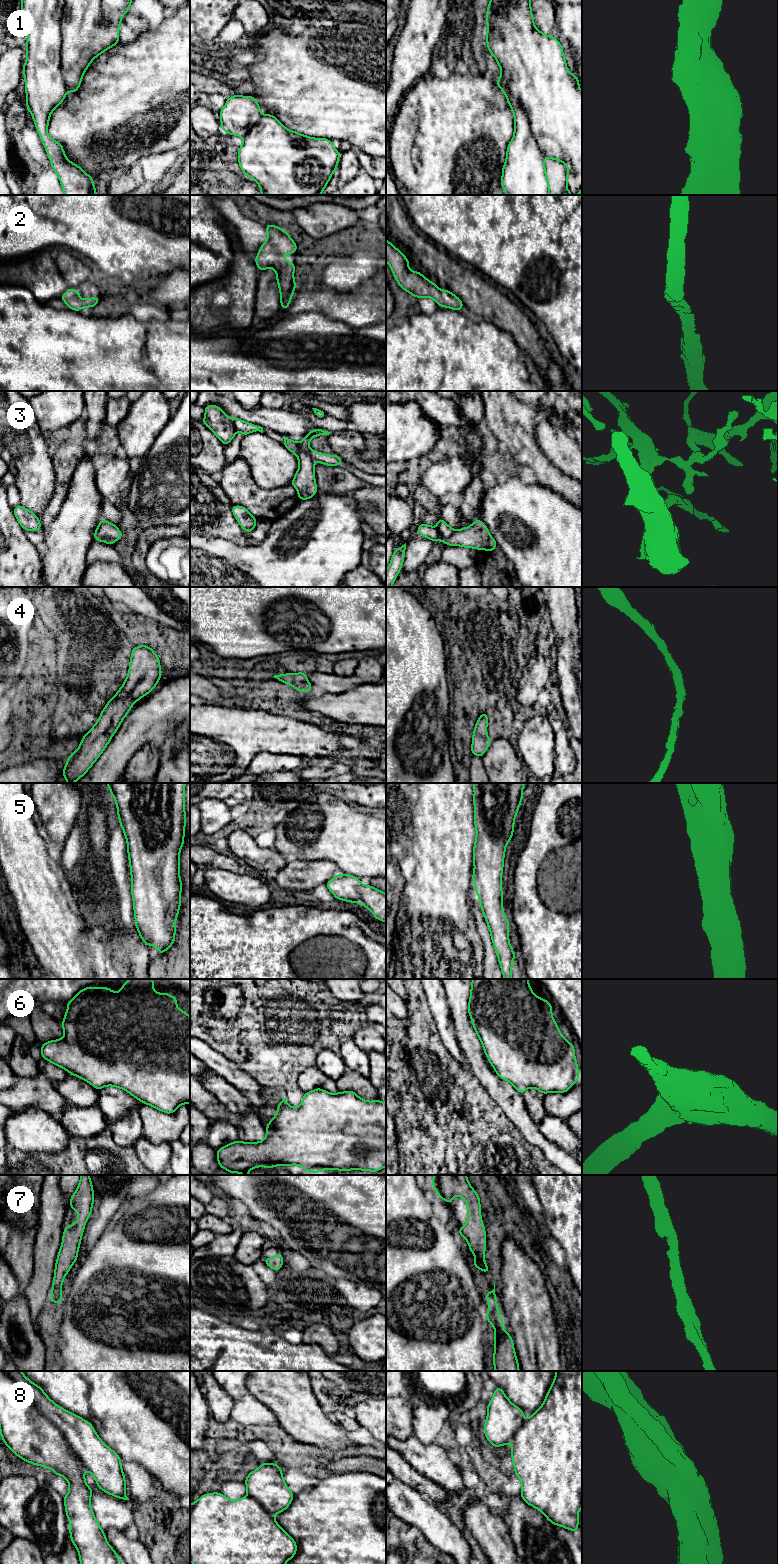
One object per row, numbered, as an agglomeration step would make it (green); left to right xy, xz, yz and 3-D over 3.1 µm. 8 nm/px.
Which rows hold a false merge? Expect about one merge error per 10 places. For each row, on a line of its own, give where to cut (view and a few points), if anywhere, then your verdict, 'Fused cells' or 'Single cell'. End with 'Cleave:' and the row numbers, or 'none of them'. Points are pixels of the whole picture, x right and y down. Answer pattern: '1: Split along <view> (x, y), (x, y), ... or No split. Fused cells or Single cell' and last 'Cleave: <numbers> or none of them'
1: No split. Single cell
2: No split. Single cell
3: No split. Single cell
4: No split. Single cell
5: No split. Single cell
6: No split. Single cell
7: No split. Single cell
8: No split. Single cell
Cleave: none of them

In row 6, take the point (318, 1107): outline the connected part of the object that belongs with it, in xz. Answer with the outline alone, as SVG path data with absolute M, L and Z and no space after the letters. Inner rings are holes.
M321 1088L305 1092L299 1107L291 1107L284 1096L277 1108L277 1114L266 1127L266 1137L260 1142L235 1140L217 1149L220 1168L228 1172L248 1175L256 1167L273 1168L283 1165L299 1165L306 1172L319 1173L326 1169L349 1171L363 1170L377 1172L386 1167L386 1103L361 1099L354 1091L329 1093Z

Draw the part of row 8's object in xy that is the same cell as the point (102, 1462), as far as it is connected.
M0 1371L0 1435L5 1446L19 1458L37 1466L50 1468L54 1475L63 1476L67 1480L69 1491L63 1501L70 1523L70 1538L78 1551L80 1564L122 1564L116 1551L107 1542L105 1531L101 1529L91 1509L93 1489L86 1484L84 1470L93 1475L100 1490L119 1499L129 1500L125 1495L125 1475L121 1458L99 1438L92 1424L54 1403L40 1386L30 1381L21 1371Z

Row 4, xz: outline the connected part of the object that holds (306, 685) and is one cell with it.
M305 672L278 674L273 677L283 683L287 683L289 686L294 687L298 691L309 692L313 687L313 685L307 680Z

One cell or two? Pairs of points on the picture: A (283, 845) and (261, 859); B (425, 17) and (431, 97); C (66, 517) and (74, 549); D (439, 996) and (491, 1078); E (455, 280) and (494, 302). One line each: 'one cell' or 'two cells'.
A: two cells
B: two cells
C: one cell
D: two cells
E: one cell

